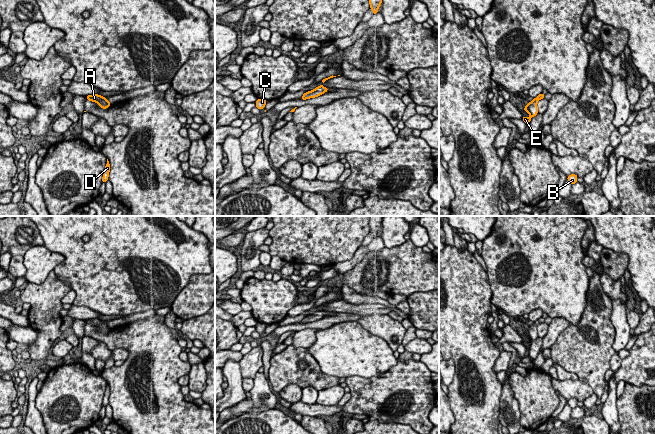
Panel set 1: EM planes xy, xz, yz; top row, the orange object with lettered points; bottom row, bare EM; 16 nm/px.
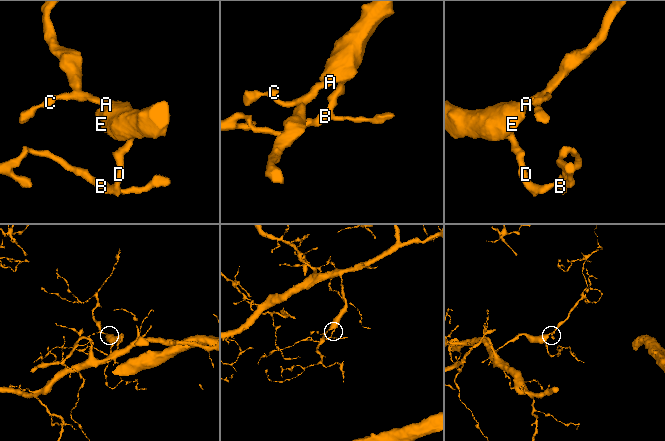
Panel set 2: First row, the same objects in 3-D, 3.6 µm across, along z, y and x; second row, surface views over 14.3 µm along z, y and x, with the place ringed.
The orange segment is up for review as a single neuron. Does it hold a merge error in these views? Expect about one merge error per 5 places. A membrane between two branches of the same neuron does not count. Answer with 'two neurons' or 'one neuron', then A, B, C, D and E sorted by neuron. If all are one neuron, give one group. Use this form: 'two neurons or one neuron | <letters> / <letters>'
one neuron | A B C D E

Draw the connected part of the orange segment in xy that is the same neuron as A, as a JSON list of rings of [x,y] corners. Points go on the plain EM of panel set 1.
[[[98,318],[88,319],[85,321],[87,324],[98,327],[102,333],[106,333],[111,330],[110,326],[105,321]]]

